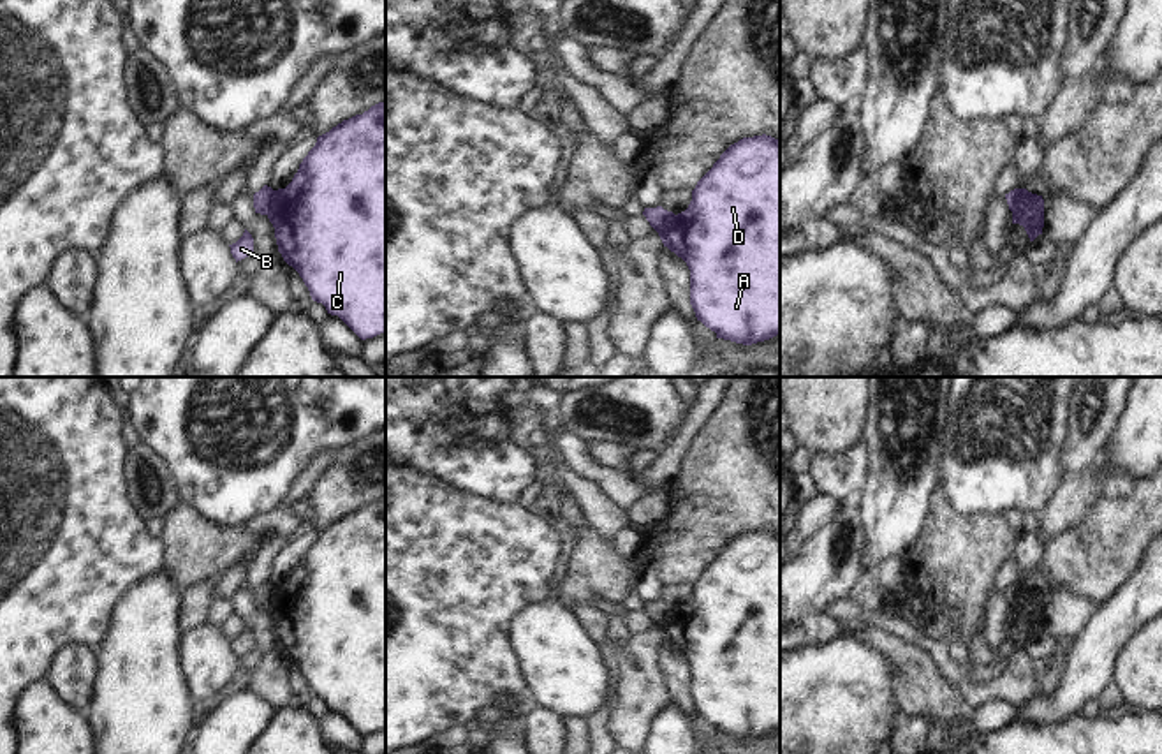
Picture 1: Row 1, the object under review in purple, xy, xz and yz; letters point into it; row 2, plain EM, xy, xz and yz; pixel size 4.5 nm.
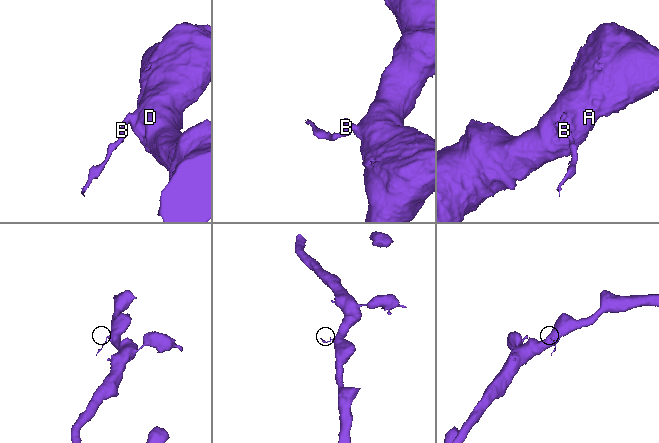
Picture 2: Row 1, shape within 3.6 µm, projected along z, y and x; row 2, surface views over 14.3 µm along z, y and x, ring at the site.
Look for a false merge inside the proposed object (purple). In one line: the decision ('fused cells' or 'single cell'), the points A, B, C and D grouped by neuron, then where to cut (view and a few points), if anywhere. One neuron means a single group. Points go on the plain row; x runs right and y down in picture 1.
fused cells; groups A C D / B; cut yz (1023, 583), (1013, 610)

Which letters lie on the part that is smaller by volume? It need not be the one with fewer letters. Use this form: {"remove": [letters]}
{"remove": ["B"]}

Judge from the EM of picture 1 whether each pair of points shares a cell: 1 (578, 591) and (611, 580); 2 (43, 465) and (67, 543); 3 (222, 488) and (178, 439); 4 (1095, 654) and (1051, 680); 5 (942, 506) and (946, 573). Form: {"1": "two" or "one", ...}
{"1": "one", "2": "one", "3": "one", "4": "two", "5": "one"}

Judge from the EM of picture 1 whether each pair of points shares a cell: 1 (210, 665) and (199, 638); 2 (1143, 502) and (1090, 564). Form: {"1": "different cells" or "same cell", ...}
{"1": "same cell", "2": "same cell"}

